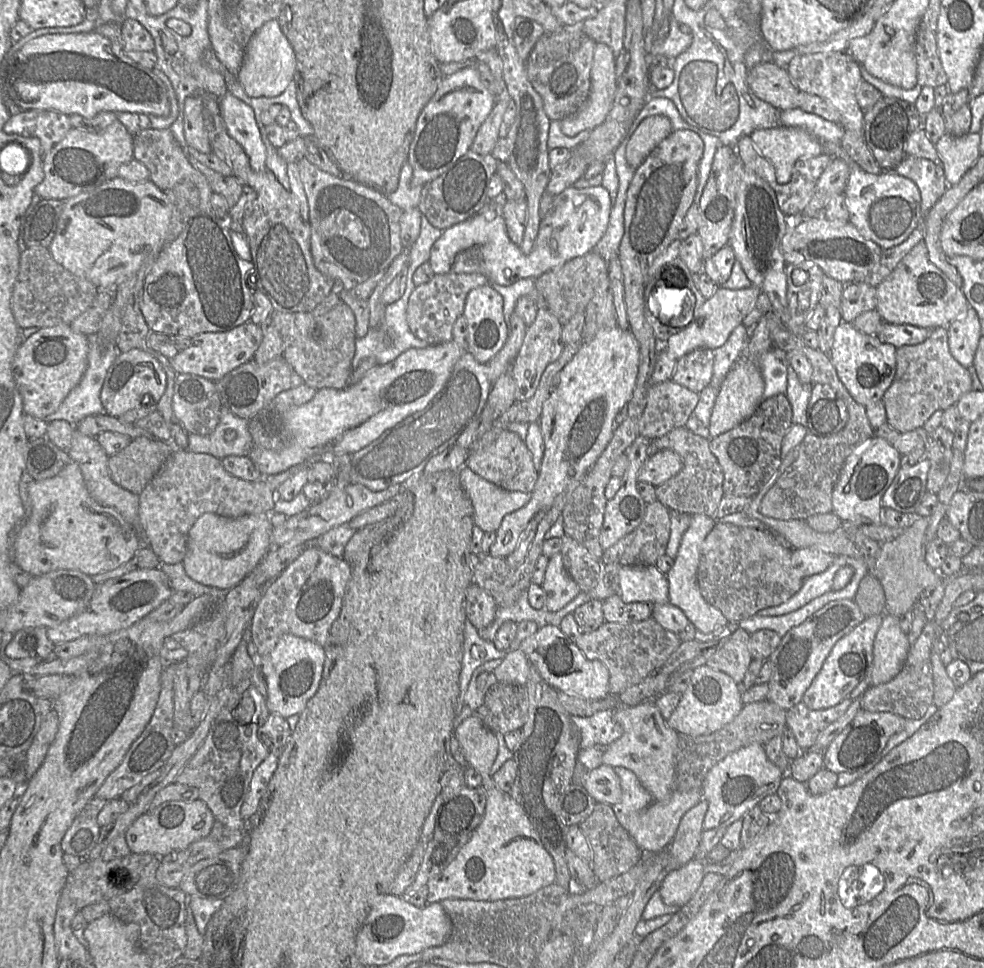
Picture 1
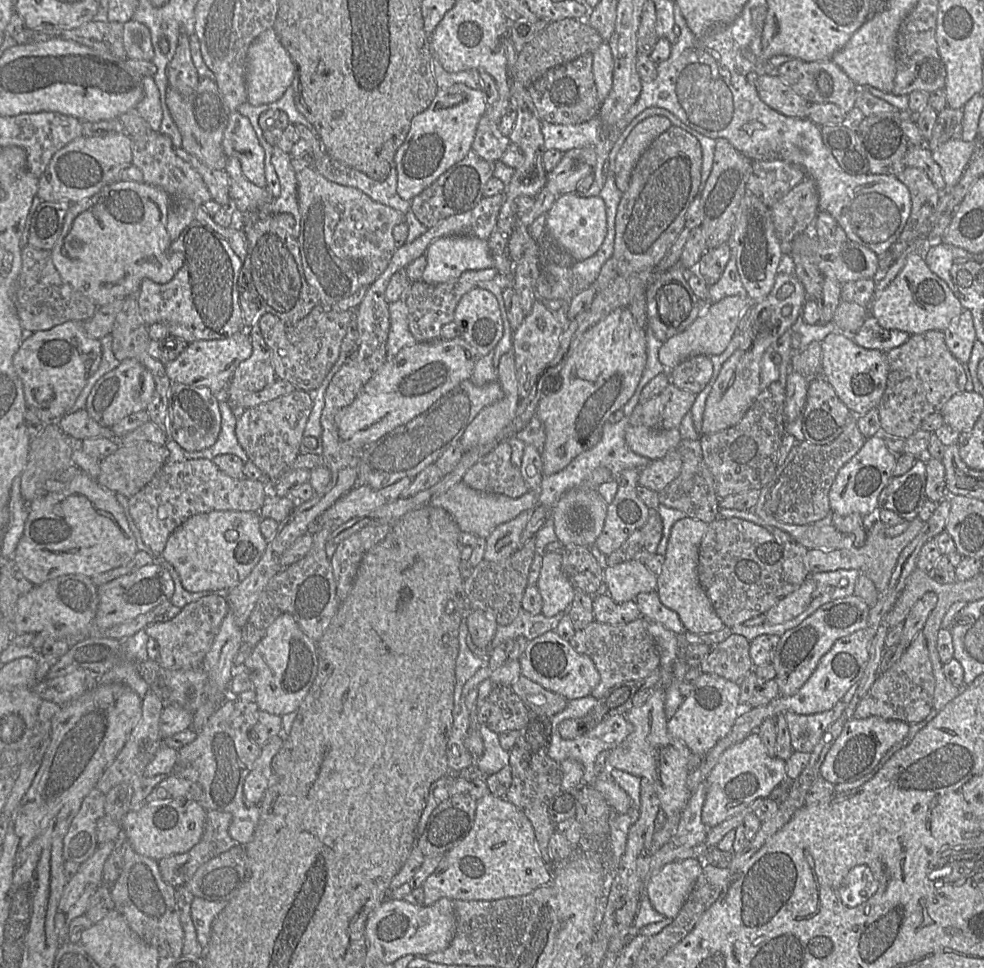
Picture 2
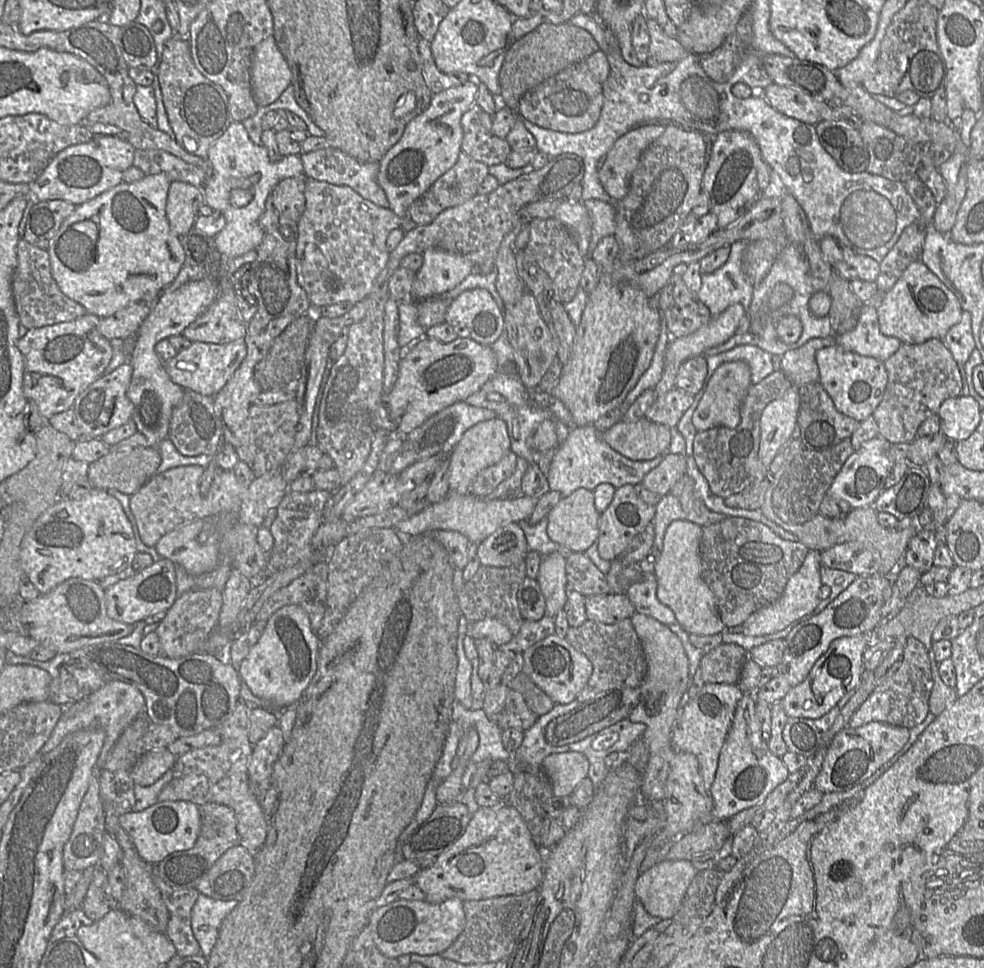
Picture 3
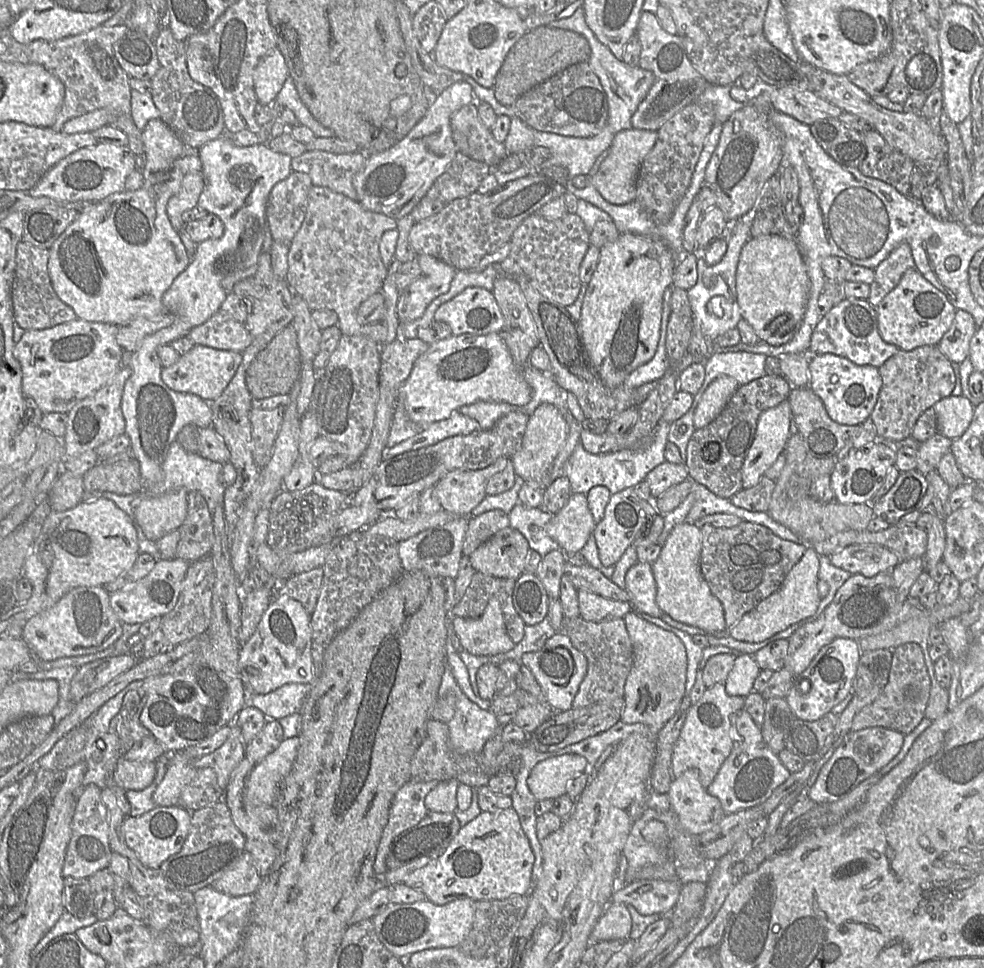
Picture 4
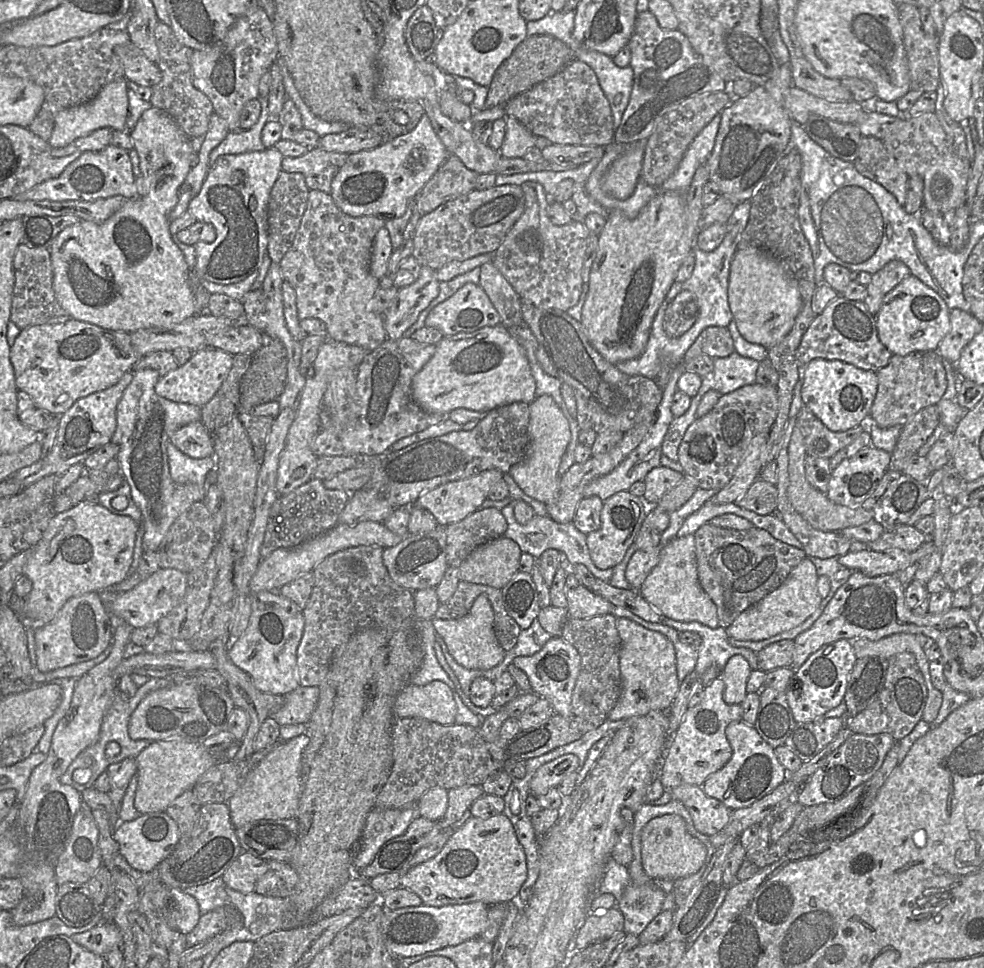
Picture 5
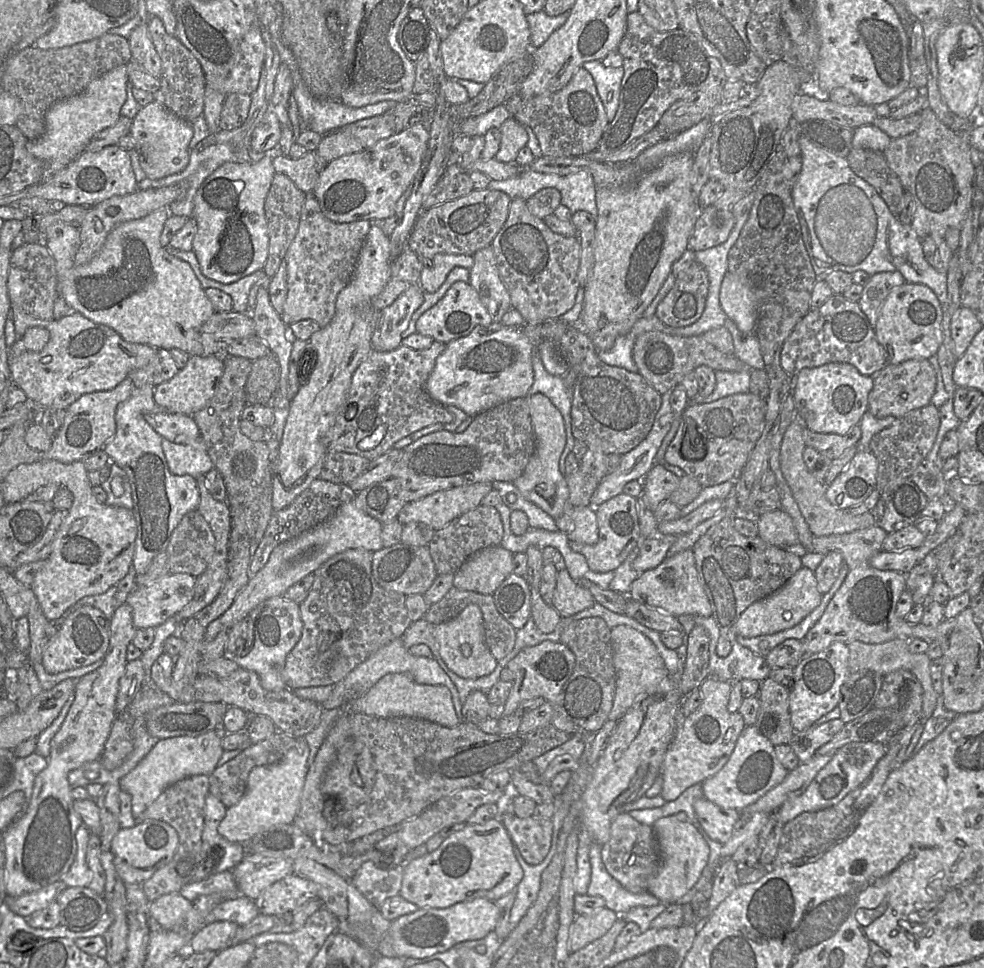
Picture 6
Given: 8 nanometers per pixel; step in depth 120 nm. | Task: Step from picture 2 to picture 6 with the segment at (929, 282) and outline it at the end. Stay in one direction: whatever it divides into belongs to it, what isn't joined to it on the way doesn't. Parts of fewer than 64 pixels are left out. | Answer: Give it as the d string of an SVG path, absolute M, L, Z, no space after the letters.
M904 282L894 288L882 303L874 327L877 341L887 353L887 363L935 356L942 341L942 304L926 285Z

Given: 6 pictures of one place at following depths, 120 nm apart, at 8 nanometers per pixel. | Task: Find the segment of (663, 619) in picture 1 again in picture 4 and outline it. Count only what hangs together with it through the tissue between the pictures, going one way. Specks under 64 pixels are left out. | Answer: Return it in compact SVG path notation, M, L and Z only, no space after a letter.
M638 561L628 570L625 583L633 609L658 618L664 614L656 603L656 582L652 564Z

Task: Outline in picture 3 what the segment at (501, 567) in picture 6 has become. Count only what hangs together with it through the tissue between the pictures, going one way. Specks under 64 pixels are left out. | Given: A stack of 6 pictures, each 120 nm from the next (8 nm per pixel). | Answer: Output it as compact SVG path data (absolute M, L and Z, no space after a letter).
M510 523L482 541L477 549L484 566L510 567L524 561L529 547L518 523Z

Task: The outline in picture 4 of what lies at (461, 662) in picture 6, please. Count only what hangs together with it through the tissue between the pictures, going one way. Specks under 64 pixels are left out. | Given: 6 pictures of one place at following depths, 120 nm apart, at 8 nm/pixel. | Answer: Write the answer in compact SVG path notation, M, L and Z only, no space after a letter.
M495 597L489 599L480 617L454 617L451 621L461 645L470 654L492 656L508 652L516 645L507 633L501 607Z

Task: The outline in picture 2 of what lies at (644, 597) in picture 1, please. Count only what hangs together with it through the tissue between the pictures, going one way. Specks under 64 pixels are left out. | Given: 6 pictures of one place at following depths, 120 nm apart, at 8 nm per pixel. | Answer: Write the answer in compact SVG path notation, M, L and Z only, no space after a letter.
M632 559L604 570L606 592L617 603L636 599L640 593L657 590L657 576L641 559Z

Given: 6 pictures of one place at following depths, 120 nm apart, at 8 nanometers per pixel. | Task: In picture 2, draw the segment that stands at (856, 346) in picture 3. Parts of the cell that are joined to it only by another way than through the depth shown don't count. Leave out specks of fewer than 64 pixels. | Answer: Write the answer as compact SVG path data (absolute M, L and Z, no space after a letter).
M870 314L852 339L863 348L887 353L893 348L904 344L910 336L909 333L901 330L883 328L876 318Z

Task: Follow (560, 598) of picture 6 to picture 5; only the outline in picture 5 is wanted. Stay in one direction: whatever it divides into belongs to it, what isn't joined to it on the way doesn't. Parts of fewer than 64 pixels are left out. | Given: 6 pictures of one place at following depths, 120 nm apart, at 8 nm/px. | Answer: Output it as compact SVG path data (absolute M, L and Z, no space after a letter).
M571 572L566 575L565 593L568 603L567 612L570 618L585 619L611 614L612 609L616 607L582 585Z

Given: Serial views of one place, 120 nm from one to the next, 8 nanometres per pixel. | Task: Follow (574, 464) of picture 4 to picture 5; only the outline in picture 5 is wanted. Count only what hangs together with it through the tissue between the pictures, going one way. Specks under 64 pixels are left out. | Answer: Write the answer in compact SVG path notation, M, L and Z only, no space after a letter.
M683 365L675 366L667 385L662 390L662 399L658 406L655 419L649 432L640 444L628 456L616 466L610 473L598 477L590 482L583 490L583 497L598 496L605 501L620 491L627 491L637 481L643 481L646 475L655 467L658 467L662 456L662 443L668 428L674 419L671 411L673 396L677 392L677 383L680 376L685 372Z

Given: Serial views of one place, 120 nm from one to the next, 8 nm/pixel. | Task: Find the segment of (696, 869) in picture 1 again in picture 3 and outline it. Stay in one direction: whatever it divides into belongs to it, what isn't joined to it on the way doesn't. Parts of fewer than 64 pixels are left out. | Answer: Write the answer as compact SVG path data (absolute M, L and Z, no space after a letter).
M665 860L638 877L634 892L647 913L672 919L698 871L690 861Z

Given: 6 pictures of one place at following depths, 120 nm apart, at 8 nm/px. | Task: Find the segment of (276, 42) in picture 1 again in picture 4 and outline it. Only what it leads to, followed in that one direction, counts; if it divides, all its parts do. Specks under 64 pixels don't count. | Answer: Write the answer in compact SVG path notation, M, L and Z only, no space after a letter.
M276 47L259 61L254 70L254 91L258 103L271 105L288 76L285 59Z

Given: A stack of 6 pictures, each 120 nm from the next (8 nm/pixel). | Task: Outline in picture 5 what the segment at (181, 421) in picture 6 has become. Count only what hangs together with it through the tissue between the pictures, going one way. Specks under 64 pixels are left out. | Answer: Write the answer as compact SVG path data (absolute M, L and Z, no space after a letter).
M201 421L192 422L179 428L170 437L170 443L194 459L214 456L212 434Z

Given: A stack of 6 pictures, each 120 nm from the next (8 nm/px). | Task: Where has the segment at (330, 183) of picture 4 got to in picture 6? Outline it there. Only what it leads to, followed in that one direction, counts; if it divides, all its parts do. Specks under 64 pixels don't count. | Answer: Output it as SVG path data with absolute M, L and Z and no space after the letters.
M309 151L299 159L292 159L283 154L275 155L273 159L275 171L289 177L307 195L312 194L319 176L327 164L328 162L316 151Z

